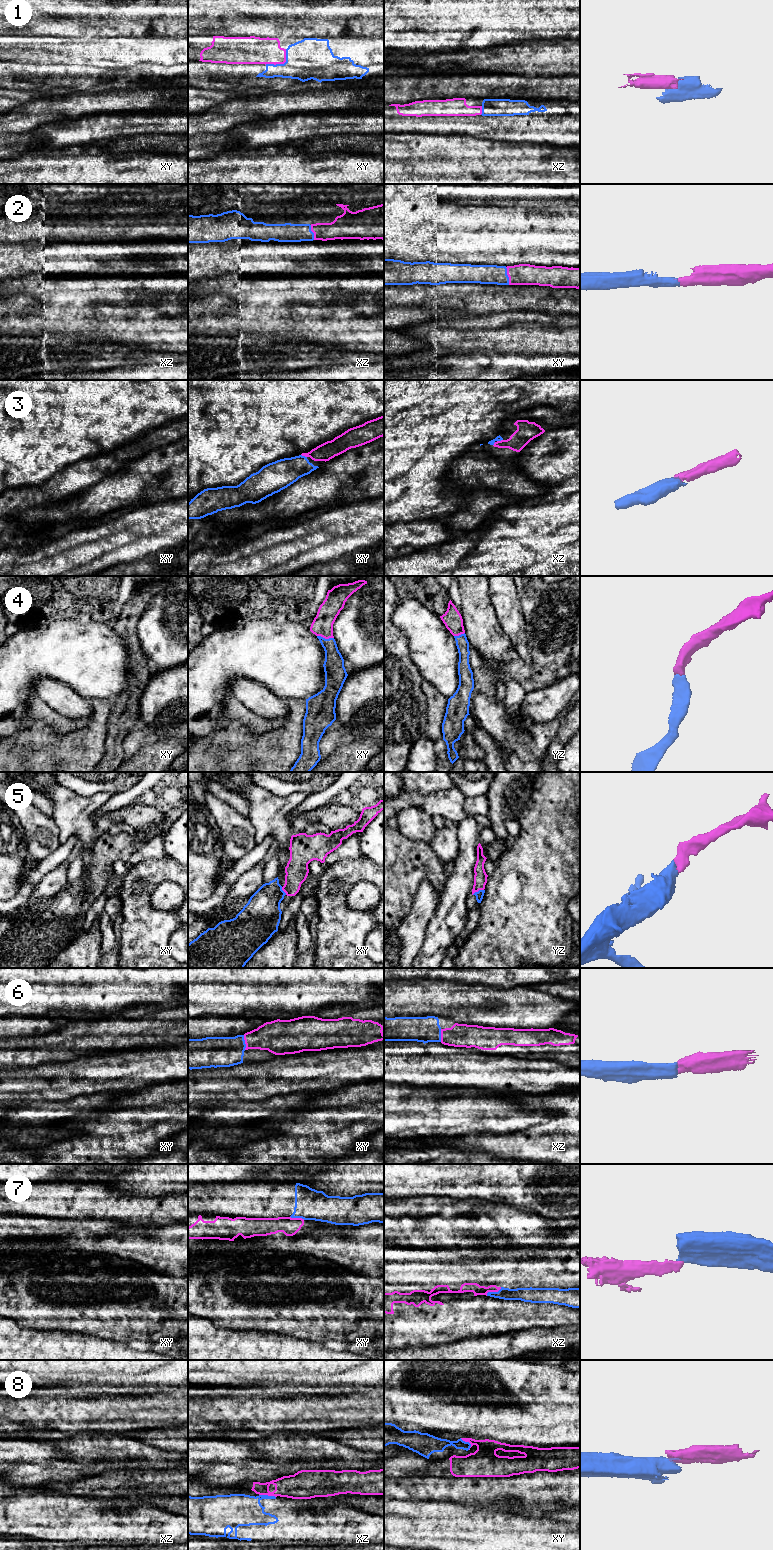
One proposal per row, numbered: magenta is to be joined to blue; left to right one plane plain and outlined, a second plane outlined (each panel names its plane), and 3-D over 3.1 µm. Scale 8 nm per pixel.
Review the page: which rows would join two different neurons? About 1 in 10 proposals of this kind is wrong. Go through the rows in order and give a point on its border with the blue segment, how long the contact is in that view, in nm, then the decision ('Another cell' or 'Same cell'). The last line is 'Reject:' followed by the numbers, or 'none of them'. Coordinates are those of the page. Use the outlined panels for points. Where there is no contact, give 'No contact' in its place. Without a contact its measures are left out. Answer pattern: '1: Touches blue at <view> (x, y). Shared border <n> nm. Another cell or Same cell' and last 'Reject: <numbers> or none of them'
1: Touches blue at xy (281, 64). Shared border 220 nm. Same cell
2: Touches blue at xy (507, 276). Shared border 150 nm. Same cell
3: Touches blue at xy (304, 456). Shared border 50 nm. Same cell
4: Touches blue at xy (324, 638). Shared border 140 nm. Same cell
5: Touches blue at yz (477, 892). Shared border 100 nm. Same cell
6: Touches blue at xy (244, 1042). Shared border 120 nm. Same cell
7: Touches blue at xz (493, 1292). Shared border 140 nm. Another cell
8: Touches blue at xz (267, 1495). Shared border 140 nm. Another cell
Reject: 7, 8

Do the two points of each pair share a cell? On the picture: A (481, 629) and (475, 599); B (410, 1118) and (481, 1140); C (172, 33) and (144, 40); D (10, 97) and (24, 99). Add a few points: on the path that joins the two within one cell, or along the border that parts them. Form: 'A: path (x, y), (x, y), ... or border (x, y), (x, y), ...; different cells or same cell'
A: path (480, 622), (475, 606); same cell
B: border (487, 1133), (441, 1137); different cells
C: path (165, 35), (151, 38); same cell
D: path (13, 99), (21, 99); same cell

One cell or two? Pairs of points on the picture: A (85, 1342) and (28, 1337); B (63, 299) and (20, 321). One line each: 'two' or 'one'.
A: one
B: one

